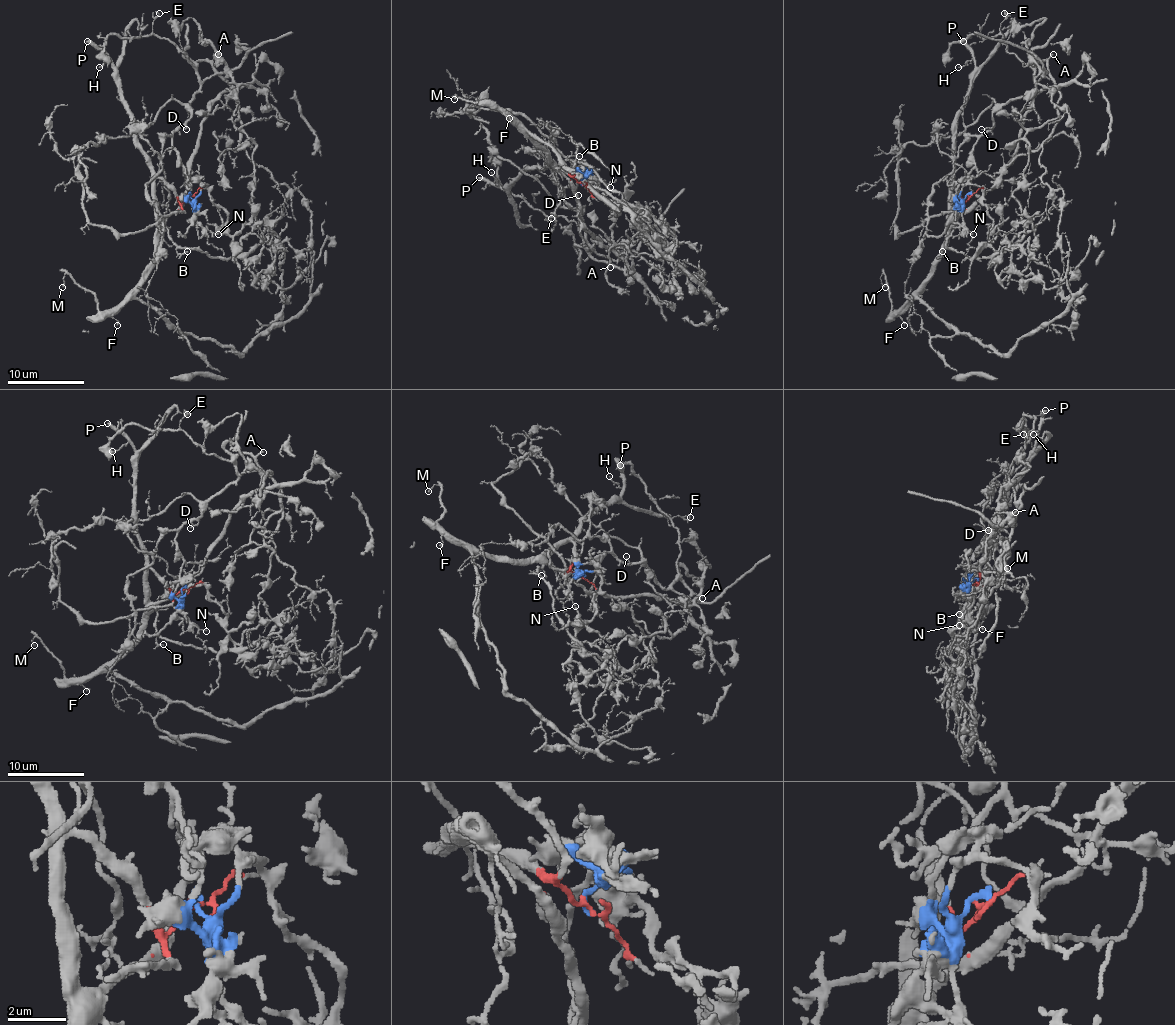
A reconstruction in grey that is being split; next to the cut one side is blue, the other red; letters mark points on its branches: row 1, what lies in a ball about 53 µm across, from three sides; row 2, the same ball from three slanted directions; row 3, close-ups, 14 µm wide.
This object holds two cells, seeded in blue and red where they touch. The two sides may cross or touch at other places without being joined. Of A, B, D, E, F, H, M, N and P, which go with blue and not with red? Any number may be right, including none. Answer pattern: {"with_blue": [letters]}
{"with_blue": ["A", "D", "E", "N"]}

